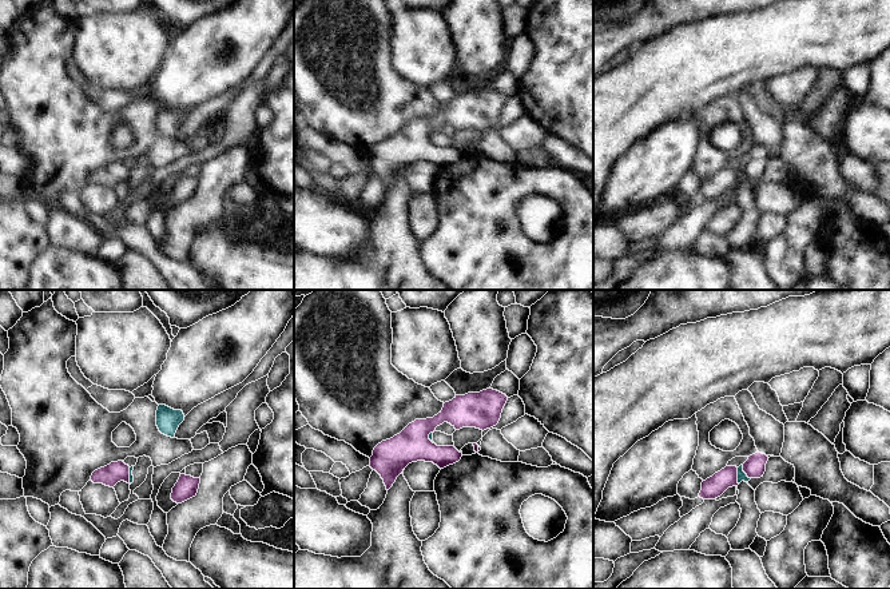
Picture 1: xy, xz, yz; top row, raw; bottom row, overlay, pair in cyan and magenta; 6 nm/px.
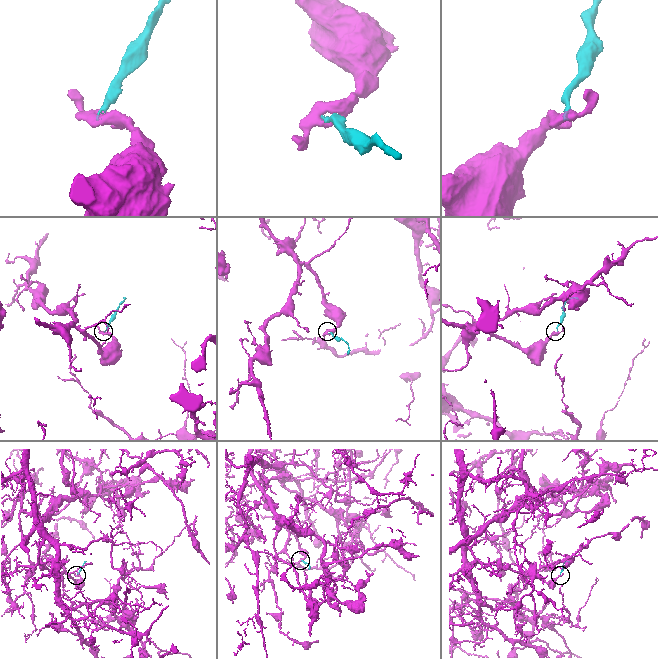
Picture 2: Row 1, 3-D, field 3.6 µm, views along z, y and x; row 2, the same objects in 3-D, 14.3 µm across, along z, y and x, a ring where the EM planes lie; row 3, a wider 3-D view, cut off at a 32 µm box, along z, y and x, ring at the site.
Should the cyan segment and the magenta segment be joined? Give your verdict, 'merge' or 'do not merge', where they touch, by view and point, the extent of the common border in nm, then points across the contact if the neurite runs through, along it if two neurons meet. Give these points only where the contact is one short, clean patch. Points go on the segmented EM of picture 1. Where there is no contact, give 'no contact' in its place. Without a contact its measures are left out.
do not merge; meets cyan in yz at (738, 476); contact 100 nm long; border along yz (736, 468), (738, 484)

